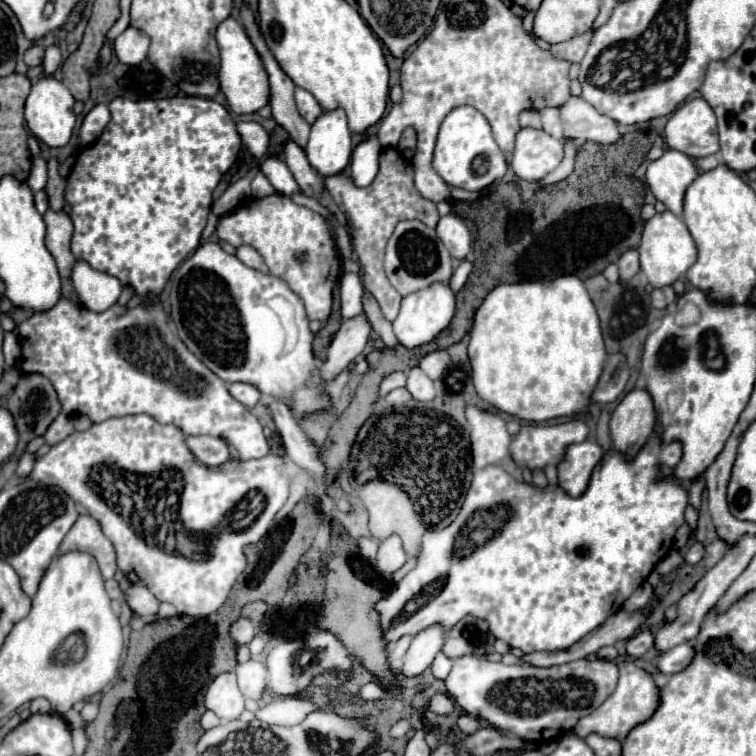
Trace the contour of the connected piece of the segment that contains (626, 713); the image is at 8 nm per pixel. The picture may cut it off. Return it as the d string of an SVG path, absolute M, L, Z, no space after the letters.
M625 661L619 667L619 683L617 683L615 693L609 695L607 701L599 709L595 709L591 715L583 717L575 725L573 731L579 737L587 737L589 733L597 733L597 735L603 735L603 737L625 741L629 731L635 725L641 725L643 721L651 719L651 713L655 713L657 707L659 707L659 687L655 685L655 679L651 677L651 673L637 667L633 661Z

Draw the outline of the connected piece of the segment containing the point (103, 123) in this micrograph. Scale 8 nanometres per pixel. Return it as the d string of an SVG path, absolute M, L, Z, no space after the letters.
M99 103L95 105L83 119L83 125L81 125L81 131L79 131L79 141L81 145L91 145L99 139L99 135L103 133L103 129L107 127L109 123L109 109L105 103Z

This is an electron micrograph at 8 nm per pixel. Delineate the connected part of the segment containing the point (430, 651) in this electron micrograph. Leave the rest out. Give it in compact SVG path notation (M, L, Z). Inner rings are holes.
M431 625L431 629L423 629L423 633L417 633L413 637L409 651L405 653L401 675L407 677L421 675L433 663L435 655L443 649L445 637L447 637L447 629L443 629L443 625Z

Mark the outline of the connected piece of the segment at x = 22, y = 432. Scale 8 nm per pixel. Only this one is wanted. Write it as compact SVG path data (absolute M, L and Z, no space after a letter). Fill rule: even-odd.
M27 373L7 399L7 409L13 413L19 429L17 451L23 451L33 437L47 431L51 421L61 413L57 393L41 373Z

